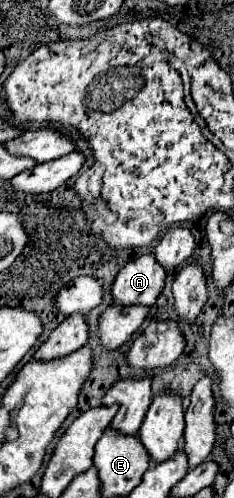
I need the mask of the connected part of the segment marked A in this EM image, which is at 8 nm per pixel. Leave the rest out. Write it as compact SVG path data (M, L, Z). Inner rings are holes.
M145 253L129 261L113 283L115 305L147 305L151 307L165 287L165 269L153 253Z

